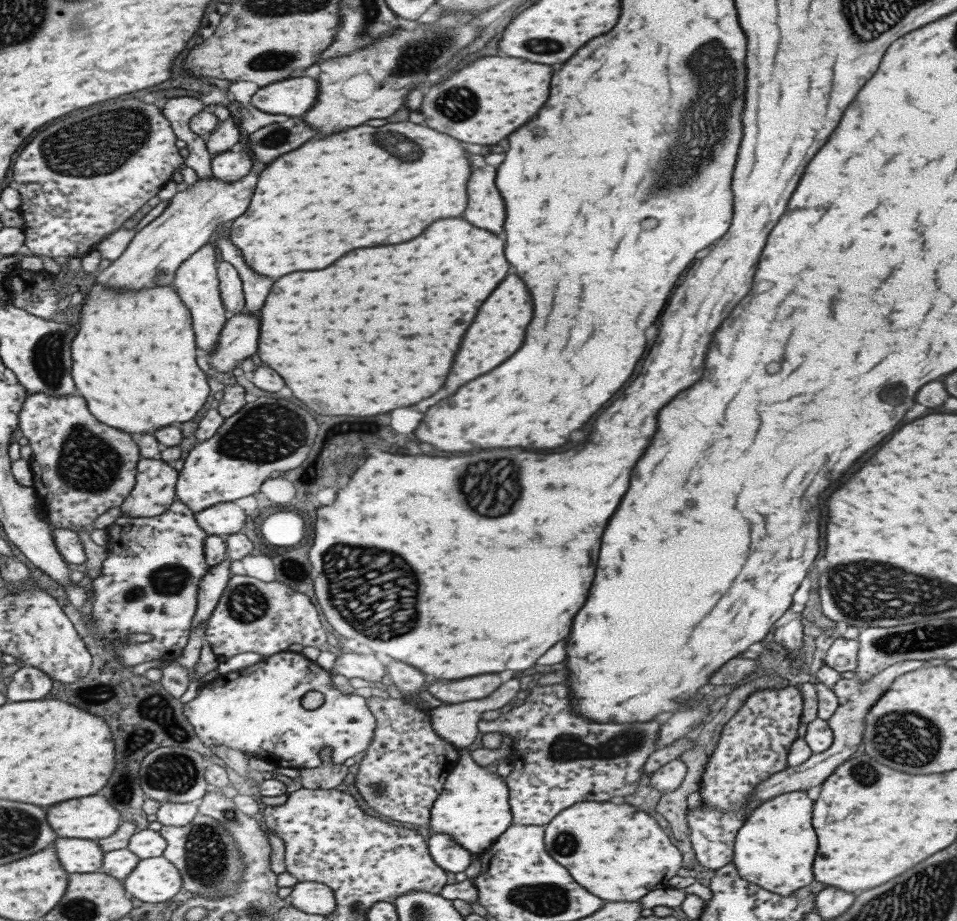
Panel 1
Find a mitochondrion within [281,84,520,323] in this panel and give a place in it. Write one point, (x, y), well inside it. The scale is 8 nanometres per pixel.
(388, 141)

